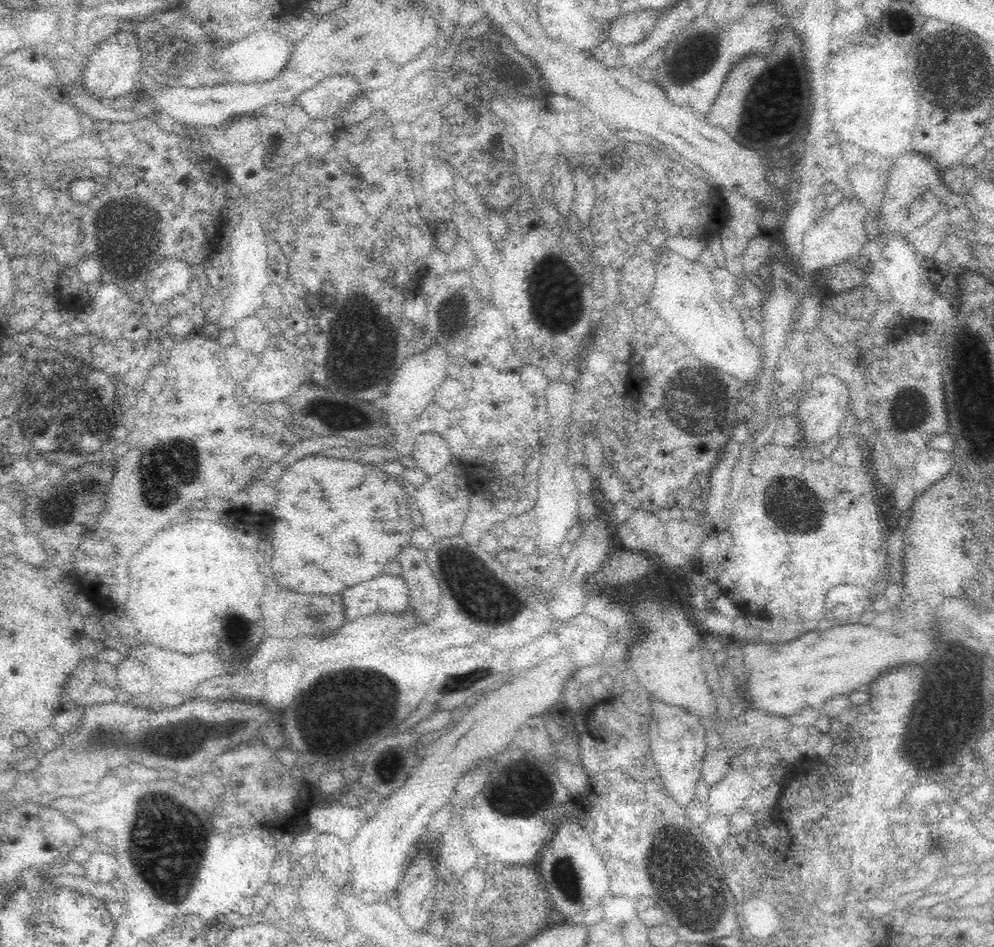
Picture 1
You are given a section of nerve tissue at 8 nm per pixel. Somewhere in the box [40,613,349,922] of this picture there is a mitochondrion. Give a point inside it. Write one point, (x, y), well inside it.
(167, 845)

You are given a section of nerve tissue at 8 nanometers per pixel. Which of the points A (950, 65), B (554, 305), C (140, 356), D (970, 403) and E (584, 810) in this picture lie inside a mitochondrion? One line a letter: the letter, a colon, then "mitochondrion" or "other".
A: mitochondrion
B: mitochondrion
C: other
D: mitochondrion
E: other

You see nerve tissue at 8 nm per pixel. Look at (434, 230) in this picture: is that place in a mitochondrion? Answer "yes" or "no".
no

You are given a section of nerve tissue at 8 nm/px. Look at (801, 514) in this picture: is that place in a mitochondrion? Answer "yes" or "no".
yes

